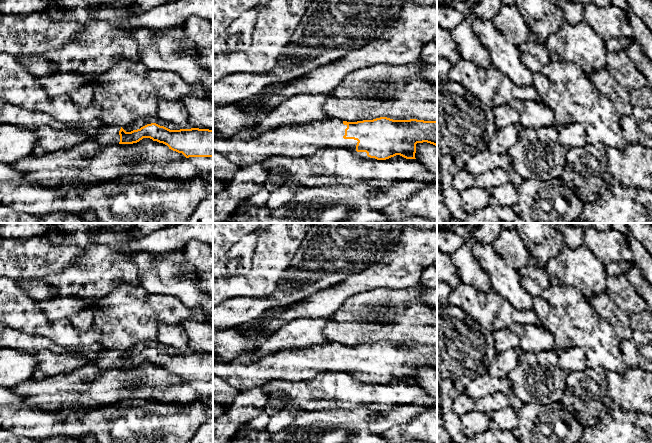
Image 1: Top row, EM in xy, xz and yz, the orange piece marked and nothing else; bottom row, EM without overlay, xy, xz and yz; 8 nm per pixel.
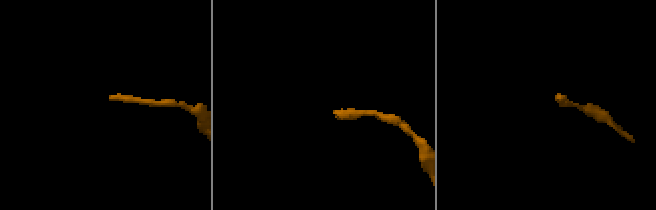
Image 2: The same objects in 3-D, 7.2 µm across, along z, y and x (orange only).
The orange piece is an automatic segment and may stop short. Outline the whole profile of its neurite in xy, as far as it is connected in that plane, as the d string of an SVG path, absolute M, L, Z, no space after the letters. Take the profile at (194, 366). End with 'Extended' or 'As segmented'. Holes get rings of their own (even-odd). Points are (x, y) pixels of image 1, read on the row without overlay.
M156 347L147 348L140 353L126 356L122 351L108 349L92 355L90 363L102 369L133 368L143 362L163 367L169 373L189 381L213 381L213 354L209 353L180 353L170 354Z. Extended

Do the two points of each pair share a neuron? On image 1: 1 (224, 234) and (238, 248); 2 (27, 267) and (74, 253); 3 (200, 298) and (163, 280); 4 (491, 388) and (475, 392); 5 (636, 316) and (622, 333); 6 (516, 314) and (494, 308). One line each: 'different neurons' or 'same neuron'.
1: different neurons
2: same neuron
3: same neuron
4: same neuron
5: different neurons
6: same neuron

